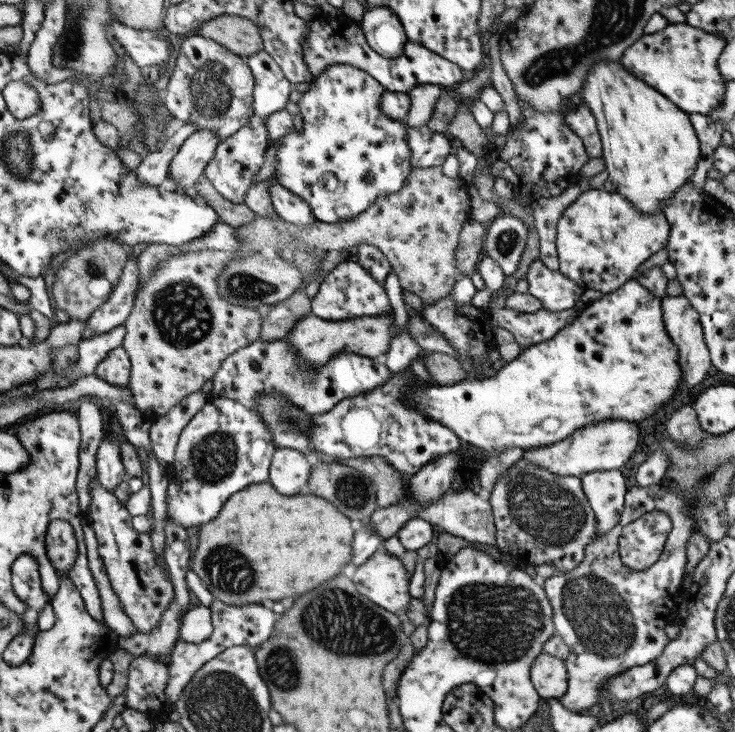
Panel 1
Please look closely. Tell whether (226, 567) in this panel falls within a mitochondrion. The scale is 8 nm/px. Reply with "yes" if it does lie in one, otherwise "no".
yes

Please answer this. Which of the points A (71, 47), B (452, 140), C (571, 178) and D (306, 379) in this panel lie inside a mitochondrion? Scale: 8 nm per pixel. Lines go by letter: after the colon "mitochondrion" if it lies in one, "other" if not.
A: mitochondrion
B: other
C: other
D: mitochondrion

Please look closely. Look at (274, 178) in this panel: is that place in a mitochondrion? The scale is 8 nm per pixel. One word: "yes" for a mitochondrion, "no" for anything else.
no

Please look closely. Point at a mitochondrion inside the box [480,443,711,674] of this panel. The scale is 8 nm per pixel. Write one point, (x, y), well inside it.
(606, 626)

